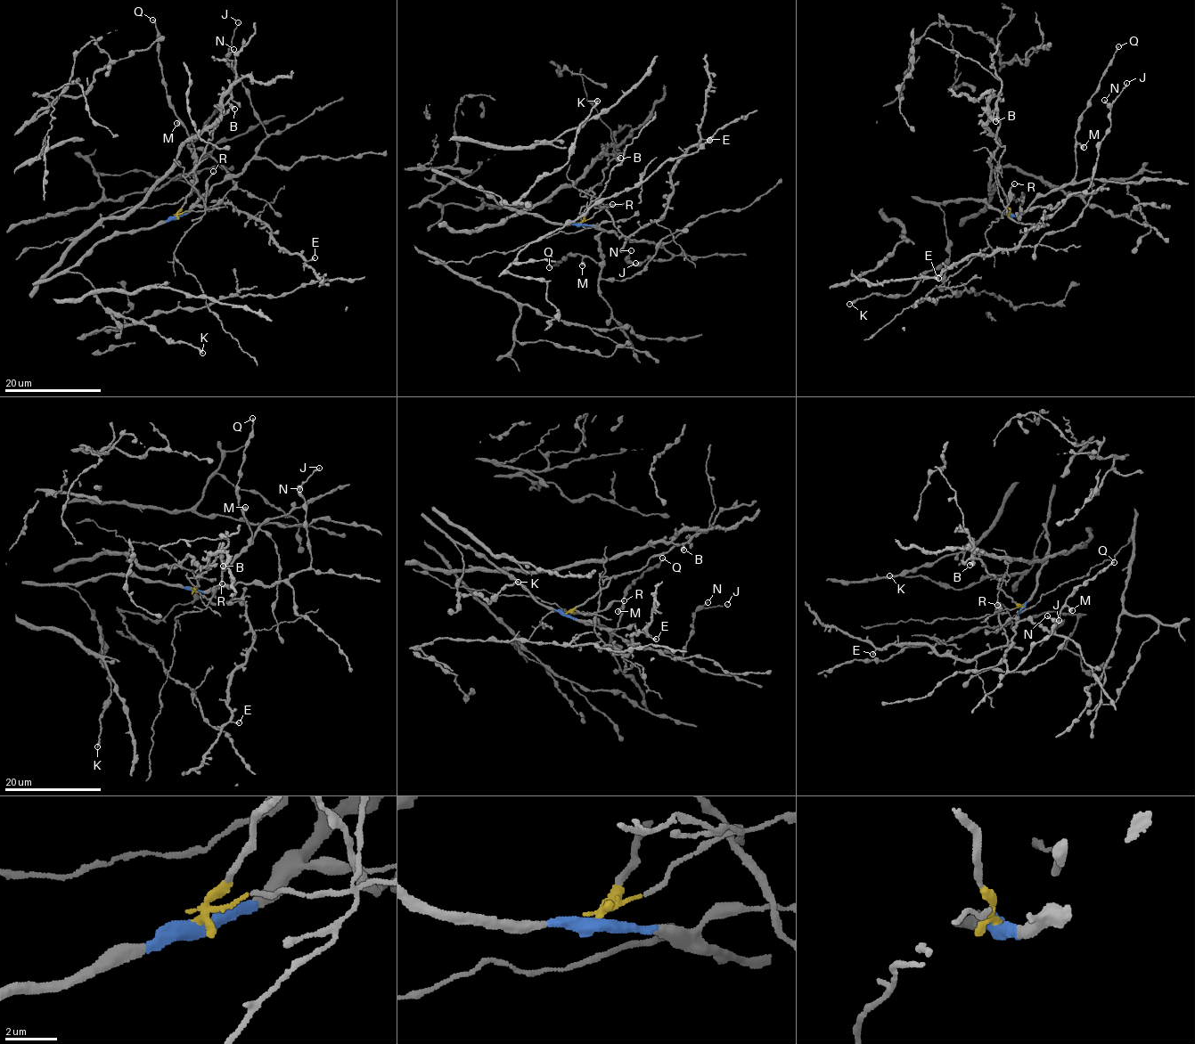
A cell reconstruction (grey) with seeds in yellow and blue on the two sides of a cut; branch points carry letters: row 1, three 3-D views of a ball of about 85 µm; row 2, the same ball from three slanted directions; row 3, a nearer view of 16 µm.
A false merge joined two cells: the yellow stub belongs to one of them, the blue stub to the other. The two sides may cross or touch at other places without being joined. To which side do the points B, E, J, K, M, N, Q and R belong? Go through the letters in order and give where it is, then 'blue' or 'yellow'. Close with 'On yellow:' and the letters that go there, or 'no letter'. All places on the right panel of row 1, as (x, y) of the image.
B: place (995, 121); yellow
E: place (938, 278); yellow
J: place (1126, 83); blue
K: place (849, 304); blue
M: place (1084, 147); blue
N: place (1104, 100); blue
Q: place (1118, 46); blue
R: place (1014, 183); yellow
On yellow: B, E, R

